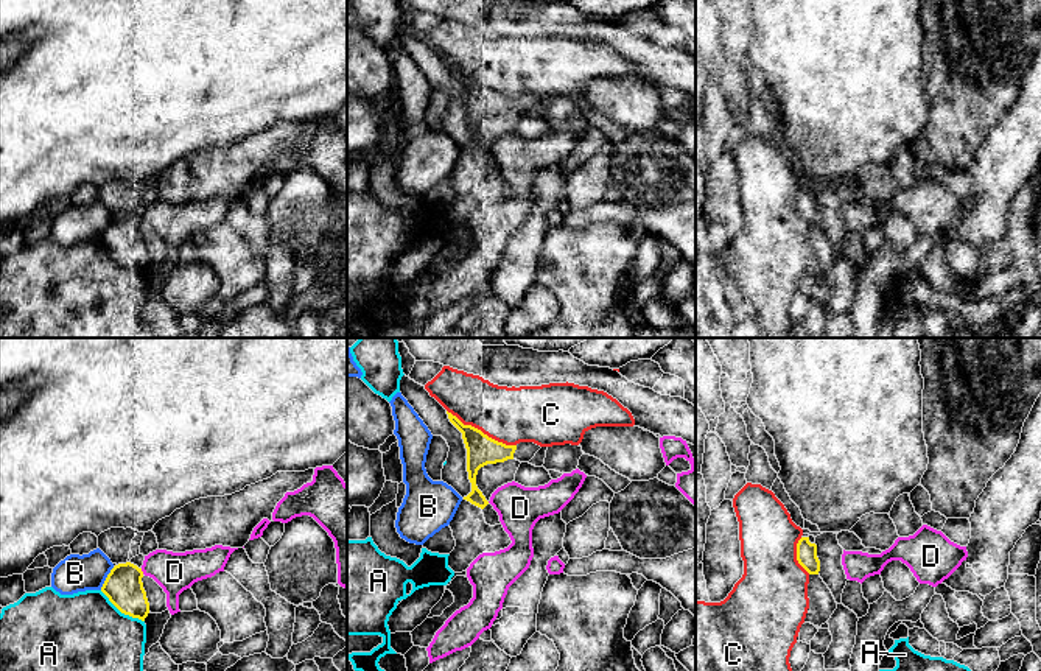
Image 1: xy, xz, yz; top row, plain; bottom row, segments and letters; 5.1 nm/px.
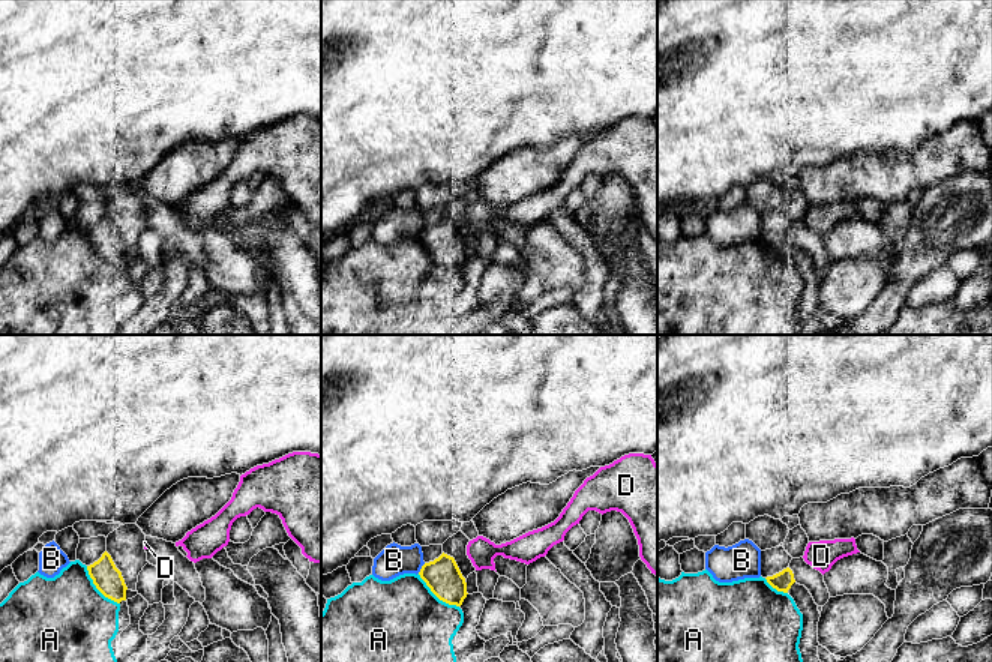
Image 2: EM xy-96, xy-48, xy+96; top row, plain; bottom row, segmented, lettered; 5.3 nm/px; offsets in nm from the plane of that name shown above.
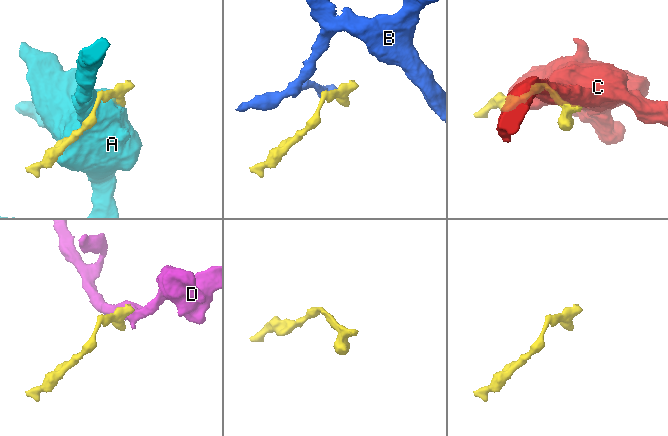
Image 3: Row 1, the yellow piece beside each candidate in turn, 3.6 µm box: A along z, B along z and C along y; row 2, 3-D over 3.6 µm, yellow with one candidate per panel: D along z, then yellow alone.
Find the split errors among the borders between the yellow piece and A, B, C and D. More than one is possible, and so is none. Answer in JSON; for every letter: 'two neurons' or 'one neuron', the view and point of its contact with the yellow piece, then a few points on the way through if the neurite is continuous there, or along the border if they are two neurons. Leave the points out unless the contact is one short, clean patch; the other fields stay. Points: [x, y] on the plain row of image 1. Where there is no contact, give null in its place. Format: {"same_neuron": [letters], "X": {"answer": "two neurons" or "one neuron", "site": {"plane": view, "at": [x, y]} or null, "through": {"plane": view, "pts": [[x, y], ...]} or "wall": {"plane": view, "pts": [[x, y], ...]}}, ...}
{"same_neuron": [], "A": {"answer": "two neurons", "site": {"plane": "xy", "at": [122, 263]}}, "B": {"answer": "two neurons", "site": {"plane": "xy", "at": [106, 229]}, "wall": {"plane": "xy", "pts": [[114, 218], [100, 240]]}}, "C": {"answer": "two neurons", "site": {"plane": "xz", "at": [480, 81]}}, "D": {"answer": "two neurons", "site": {"plane": "xy", "at": [142, 223]}}}

